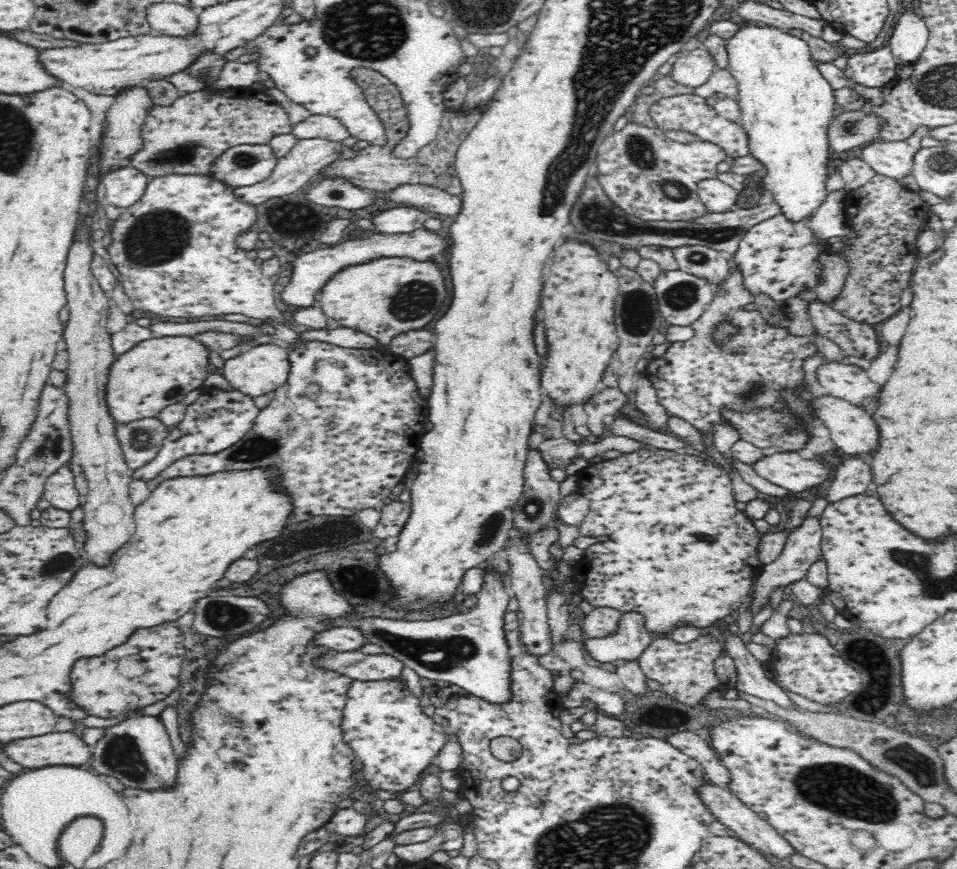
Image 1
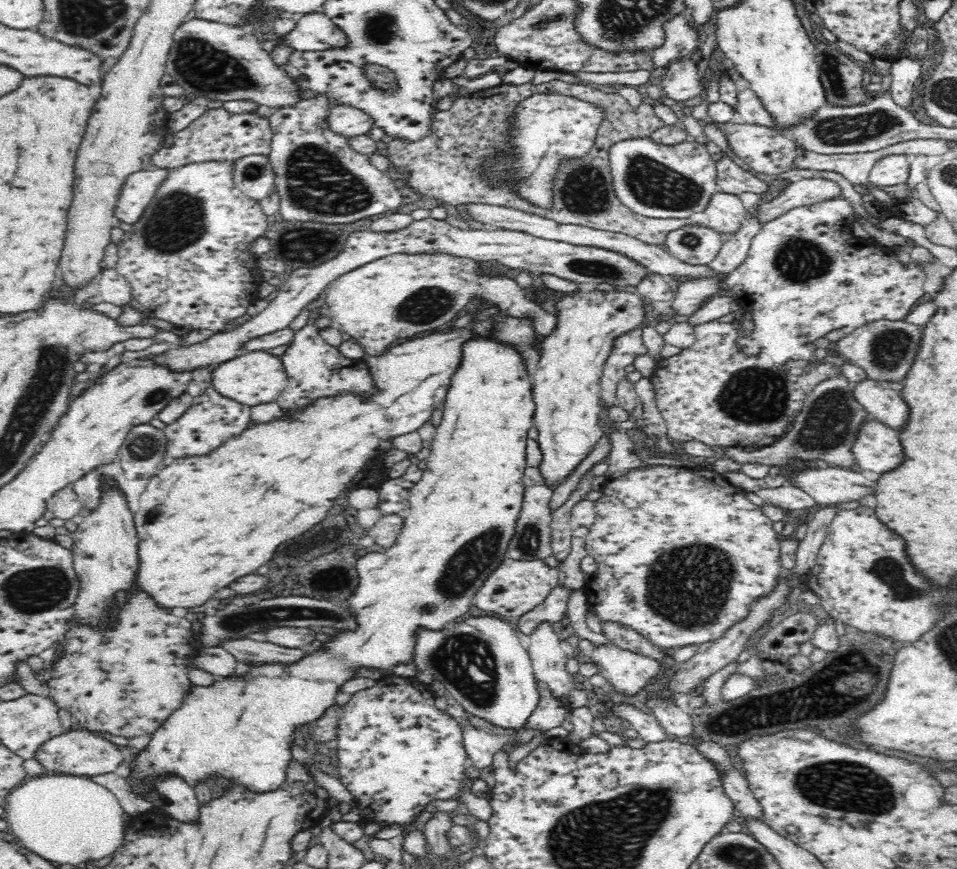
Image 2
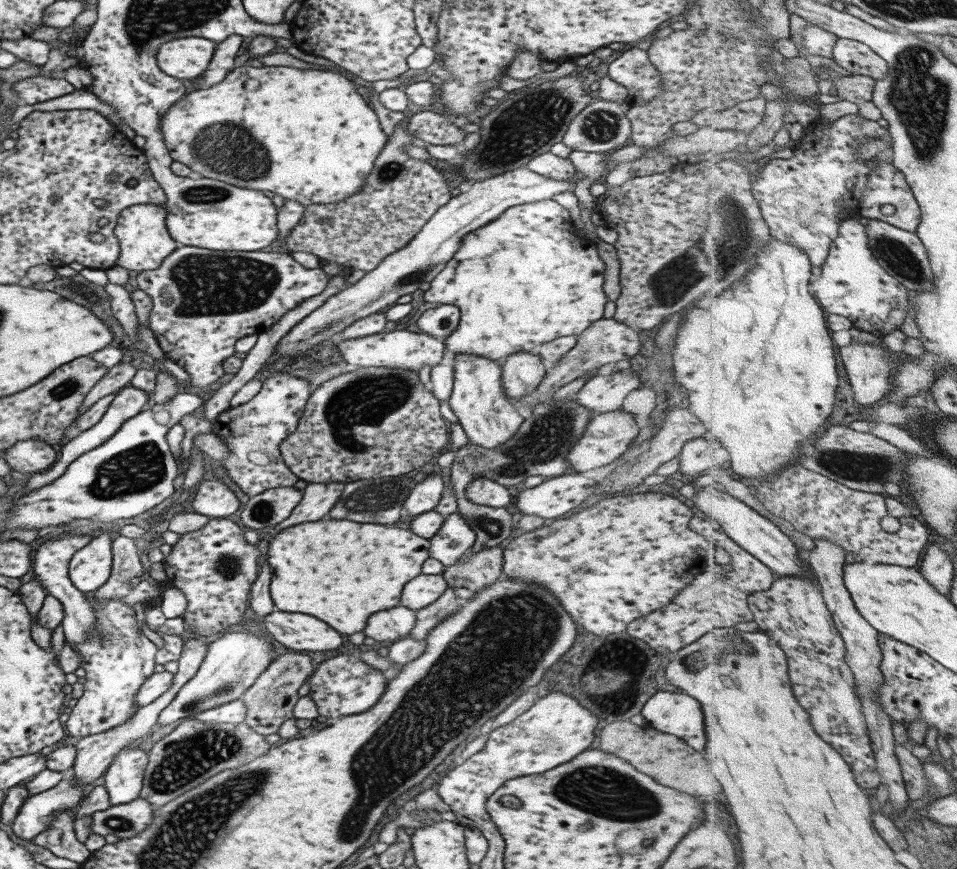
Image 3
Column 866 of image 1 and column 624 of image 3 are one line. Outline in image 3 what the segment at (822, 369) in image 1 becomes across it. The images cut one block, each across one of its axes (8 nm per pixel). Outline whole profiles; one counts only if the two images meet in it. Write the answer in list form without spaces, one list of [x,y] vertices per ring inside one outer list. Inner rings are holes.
[[[613,371],[609,375],[593,375],[589,377],[576,392],[577,404],[579,407],[585,407],[587,411],[592,412],[611,412],[622,408],[623,400],[628,392],[635,390],[643,381],[637,379],[635,372],[628,371],[625,374],[622,371]]]

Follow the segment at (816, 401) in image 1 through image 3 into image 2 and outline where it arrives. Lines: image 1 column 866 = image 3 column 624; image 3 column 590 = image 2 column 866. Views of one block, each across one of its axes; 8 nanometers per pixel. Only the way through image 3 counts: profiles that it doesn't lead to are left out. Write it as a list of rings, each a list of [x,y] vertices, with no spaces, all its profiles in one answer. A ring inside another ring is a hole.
[[[870,418],[860,422],[852,444],[855,466],[859,470],[886,473],[904,458],[898,431]]]

